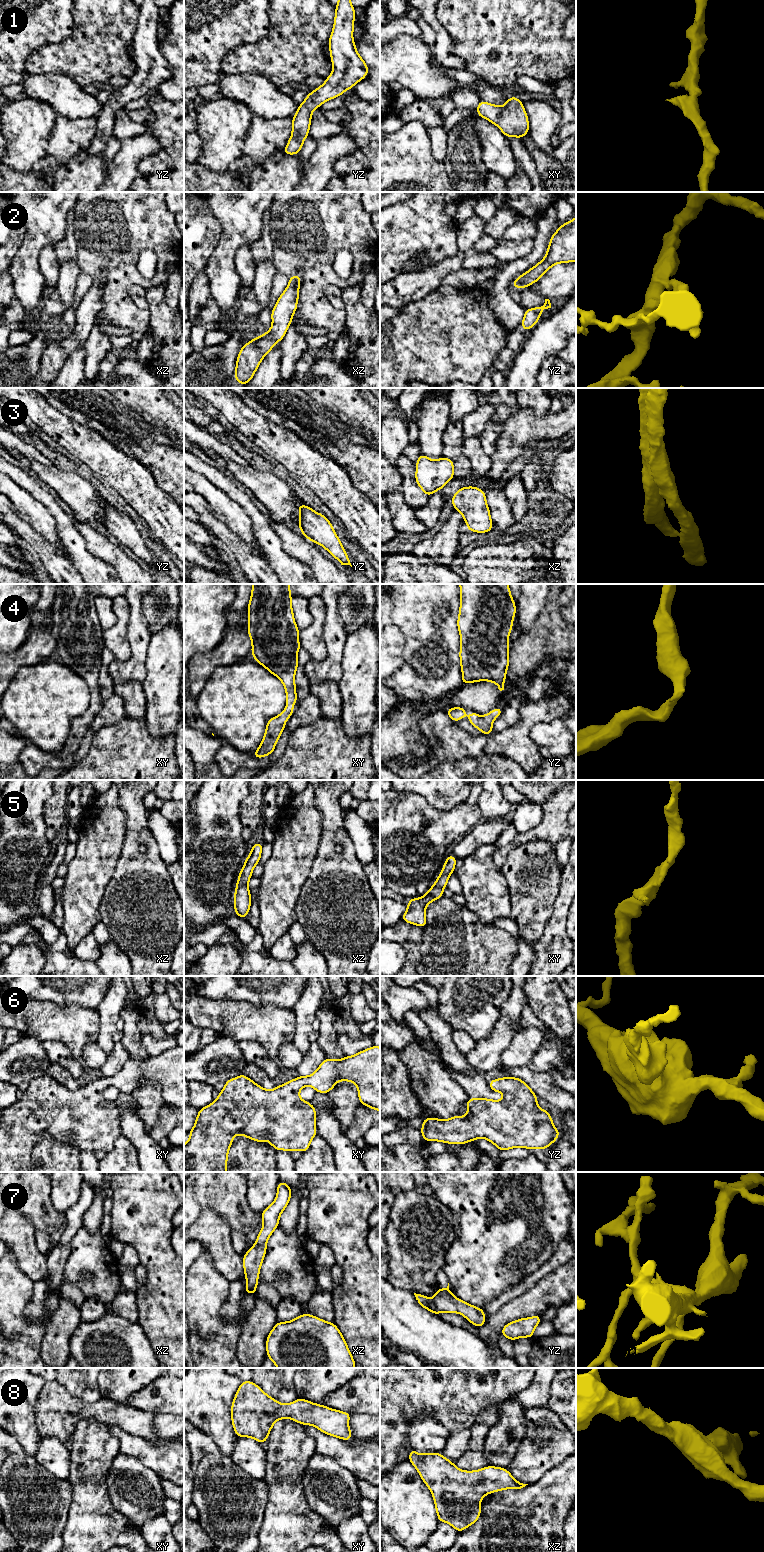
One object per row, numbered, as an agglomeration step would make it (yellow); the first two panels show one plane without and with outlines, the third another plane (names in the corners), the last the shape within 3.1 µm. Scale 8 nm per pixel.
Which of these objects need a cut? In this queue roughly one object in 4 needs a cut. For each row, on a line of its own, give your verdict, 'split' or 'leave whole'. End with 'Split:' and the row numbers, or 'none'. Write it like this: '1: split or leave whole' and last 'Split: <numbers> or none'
1: leave whole
2: leave whole
3: leave whole
4: leave whole
5: leave whole
6: leave whole
7: leave whole
8: leave whole
Split: none

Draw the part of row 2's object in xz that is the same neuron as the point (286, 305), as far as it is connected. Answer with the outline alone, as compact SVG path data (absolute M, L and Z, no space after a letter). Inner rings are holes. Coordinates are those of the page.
M300 275L289 278L289 284L278 298L271 311L271 329L263 335L247 342L239 351L234 378L245 386L253 378L262 359L280 342L292 323L299 298Z

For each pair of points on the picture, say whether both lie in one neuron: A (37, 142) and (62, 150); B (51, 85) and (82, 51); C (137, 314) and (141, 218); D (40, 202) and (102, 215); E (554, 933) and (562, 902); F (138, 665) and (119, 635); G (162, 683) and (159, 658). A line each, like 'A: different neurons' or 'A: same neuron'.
A: different neurons
B: different neurons
C: same neuron
D: different neurons
E: same neuron
F: different neurons
G: same neuron

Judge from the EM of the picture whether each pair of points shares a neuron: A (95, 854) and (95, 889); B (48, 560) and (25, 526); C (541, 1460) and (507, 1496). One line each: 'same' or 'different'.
A: same
B: same
C: different

